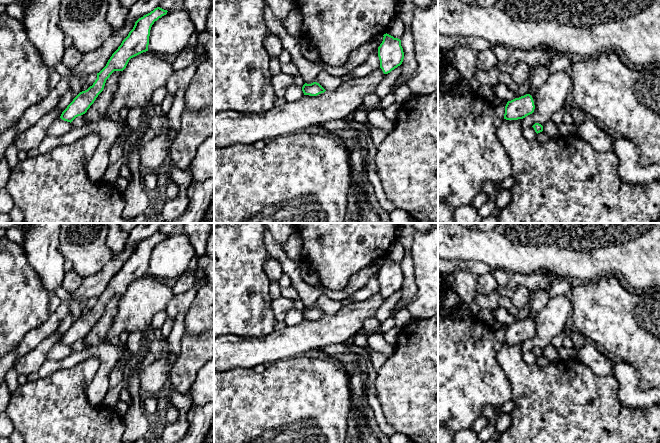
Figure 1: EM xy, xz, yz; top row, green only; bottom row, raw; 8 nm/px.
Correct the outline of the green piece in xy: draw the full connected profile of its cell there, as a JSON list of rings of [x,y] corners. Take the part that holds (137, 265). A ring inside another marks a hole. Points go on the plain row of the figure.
[[[157,231],[135,246],[133,253],[112,278],[106,290],[97,297],[97,303],[93,309],[80,316],[62,336],[60,340],[62,344],[71,347],[76,341],[85,338],[103,315],[106,304],[110,299],[114,295],[123,295],[131,282],[148,275],[151,251],[155,245],[166,239],[167,236],[167,234]]]

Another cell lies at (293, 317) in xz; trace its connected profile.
[[[291,308],[285,317],[284,322],[287,326],[295,326],[304,320],[302,312],[299,312],[296,308]]]

